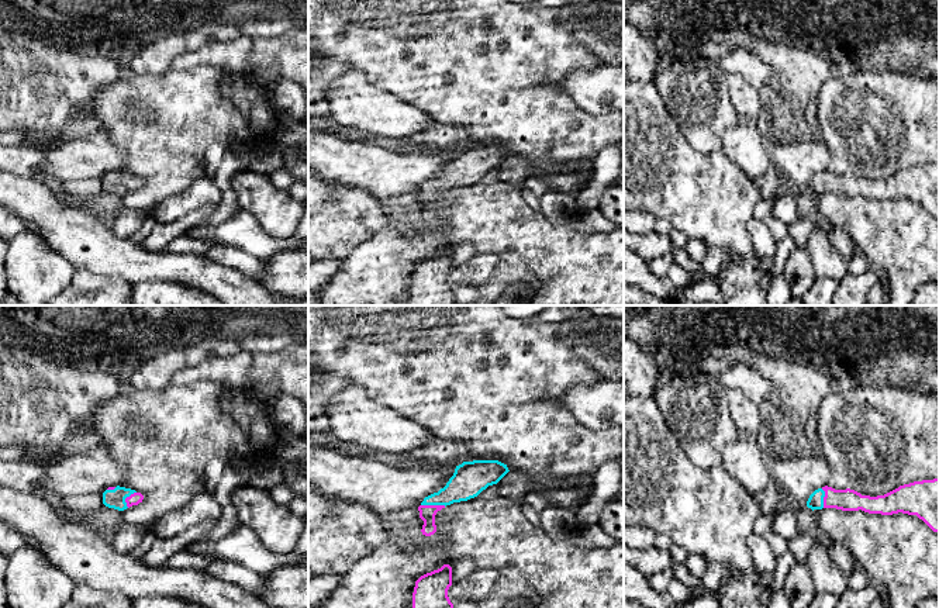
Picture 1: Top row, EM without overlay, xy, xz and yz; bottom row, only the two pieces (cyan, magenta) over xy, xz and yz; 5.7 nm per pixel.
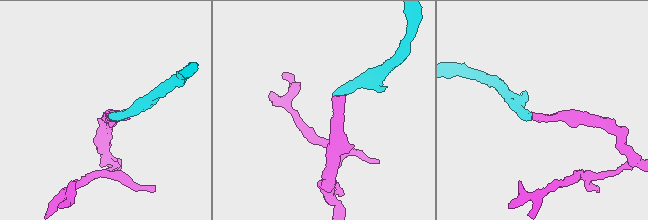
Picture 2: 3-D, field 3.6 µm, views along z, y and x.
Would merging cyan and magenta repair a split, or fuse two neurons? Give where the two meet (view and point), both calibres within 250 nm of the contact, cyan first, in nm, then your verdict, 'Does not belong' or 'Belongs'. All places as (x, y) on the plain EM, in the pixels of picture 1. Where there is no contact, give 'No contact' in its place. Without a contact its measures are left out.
Touches cyan at xz (434, 189). Thickness 190 nm (cyan) against 100 nm. Belongs

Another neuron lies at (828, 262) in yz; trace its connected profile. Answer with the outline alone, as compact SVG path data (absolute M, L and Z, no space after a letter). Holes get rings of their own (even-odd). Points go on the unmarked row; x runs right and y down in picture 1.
M818 217L805 248L817 277L831 277L839 281L847 274L847 260L833 246L828 238L826 225Z

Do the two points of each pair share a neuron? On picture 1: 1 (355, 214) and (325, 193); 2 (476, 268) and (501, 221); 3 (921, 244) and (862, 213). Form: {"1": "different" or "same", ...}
{"1": "different", "2": "different", "3": "same"}

